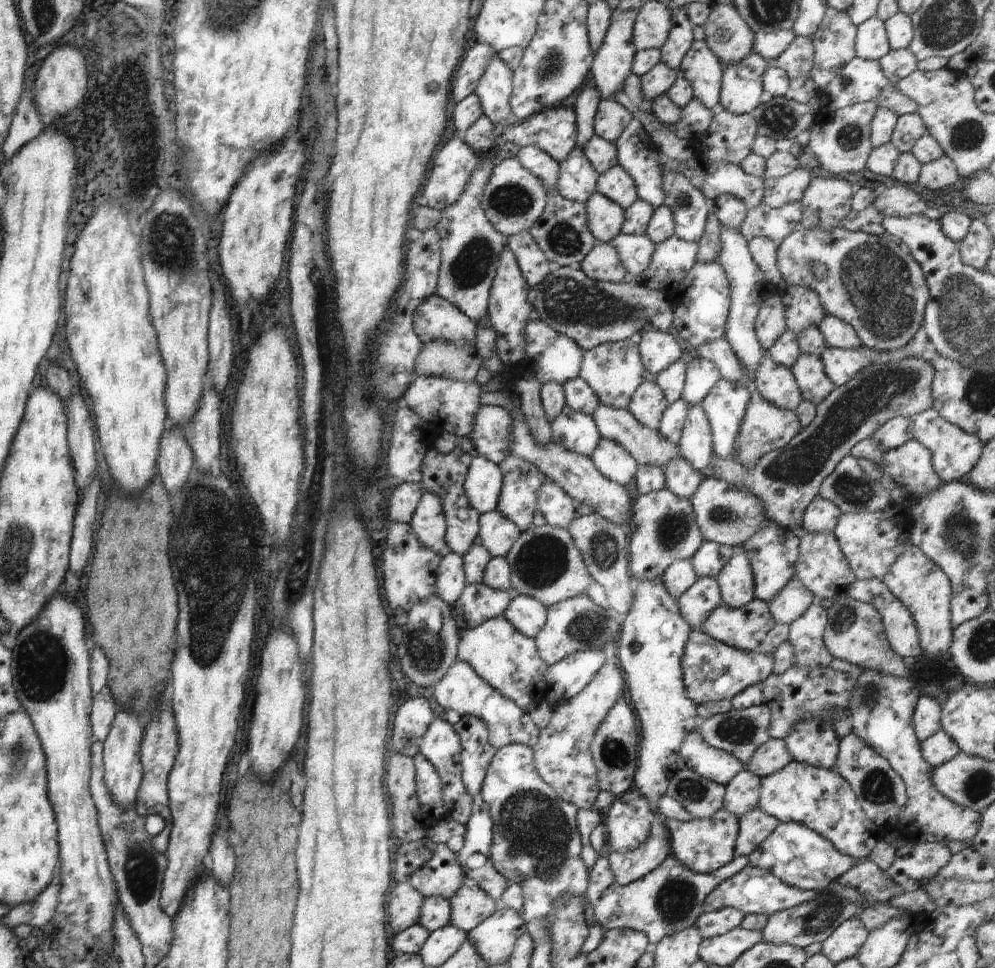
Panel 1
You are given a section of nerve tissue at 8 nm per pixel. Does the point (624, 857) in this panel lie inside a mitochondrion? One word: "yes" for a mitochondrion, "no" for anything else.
no

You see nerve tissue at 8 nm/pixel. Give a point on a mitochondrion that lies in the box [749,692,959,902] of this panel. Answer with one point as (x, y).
(877, 788)

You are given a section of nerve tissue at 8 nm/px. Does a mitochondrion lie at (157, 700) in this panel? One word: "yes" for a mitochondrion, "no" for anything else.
no

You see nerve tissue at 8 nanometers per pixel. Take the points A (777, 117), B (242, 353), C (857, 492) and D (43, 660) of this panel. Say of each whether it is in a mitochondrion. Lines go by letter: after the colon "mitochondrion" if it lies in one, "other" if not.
A: mitochondrion
B: other
C: mitochondrion
D: mitochondrion

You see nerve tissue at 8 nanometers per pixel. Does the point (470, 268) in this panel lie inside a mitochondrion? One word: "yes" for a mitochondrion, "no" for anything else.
yes

